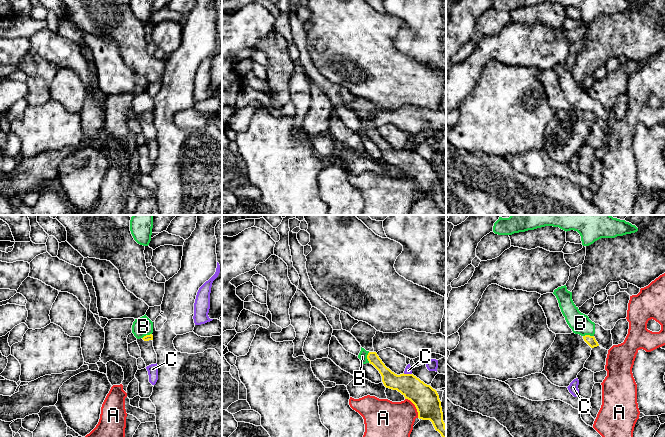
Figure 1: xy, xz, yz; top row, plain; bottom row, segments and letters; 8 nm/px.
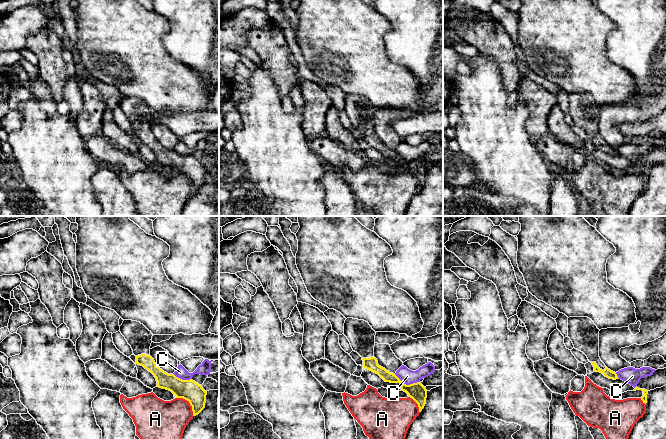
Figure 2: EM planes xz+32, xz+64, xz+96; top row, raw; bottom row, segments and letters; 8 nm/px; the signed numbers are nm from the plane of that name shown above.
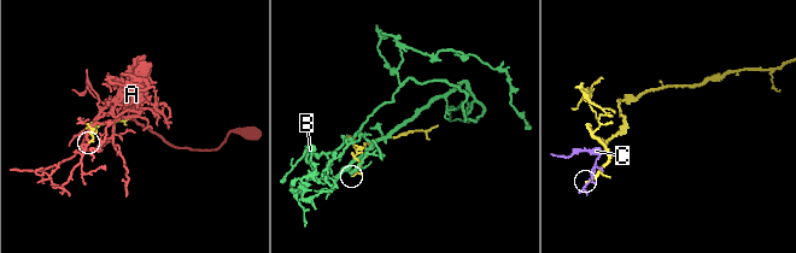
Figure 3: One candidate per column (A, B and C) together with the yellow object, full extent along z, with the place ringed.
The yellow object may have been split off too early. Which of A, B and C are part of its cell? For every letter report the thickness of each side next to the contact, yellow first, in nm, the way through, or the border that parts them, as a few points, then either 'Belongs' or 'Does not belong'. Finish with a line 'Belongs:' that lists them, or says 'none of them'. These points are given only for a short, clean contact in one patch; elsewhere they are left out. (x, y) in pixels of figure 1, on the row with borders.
A: Thickness 200 nm (yellow) against 280 nm. Boundary: xz (405, 398), (414, 405), (418, 417). Does not belong
B: Thickness 120 nm (yellow) against 70 nm. Boundary: xz (369, 352), (367, 355), (368, 362). Does not belong
C: Thickness 200 nm (yellow) against 60 nm. Boundary: xz (403, 373), (411, 374). Does not belong
Belongs: none of them

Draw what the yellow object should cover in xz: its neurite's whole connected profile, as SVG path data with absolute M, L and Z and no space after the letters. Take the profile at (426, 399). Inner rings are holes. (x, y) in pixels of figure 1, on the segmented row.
M359 321L351 330L351 334L368 351L367 359L381 374L386 388L397 390L405 399L416 407L418 418L430 420L442 437L446 437L446 427L439 395L430 385L425 384L413 374L397 375L385 366L373 348L373 337L376 329L366 322Z

